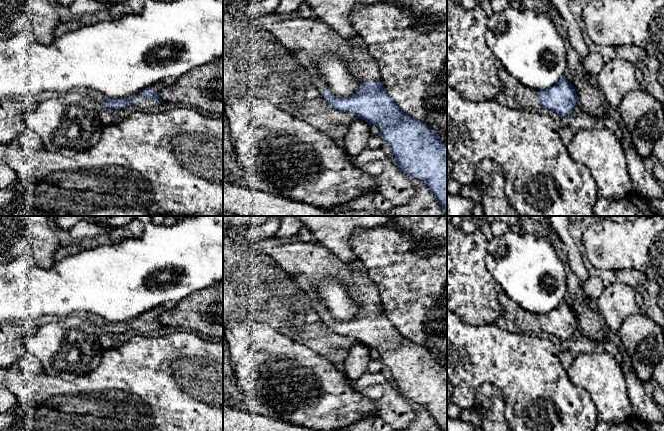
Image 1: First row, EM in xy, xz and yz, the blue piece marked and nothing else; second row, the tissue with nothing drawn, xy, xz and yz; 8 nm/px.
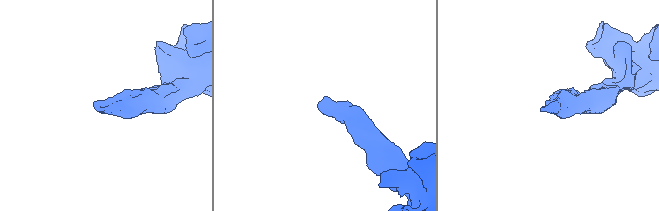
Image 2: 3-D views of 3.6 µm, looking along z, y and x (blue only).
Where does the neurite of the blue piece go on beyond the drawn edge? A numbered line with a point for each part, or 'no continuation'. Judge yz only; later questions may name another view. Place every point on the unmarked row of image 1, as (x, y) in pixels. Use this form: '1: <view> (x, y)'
1: yz (514, 319)

